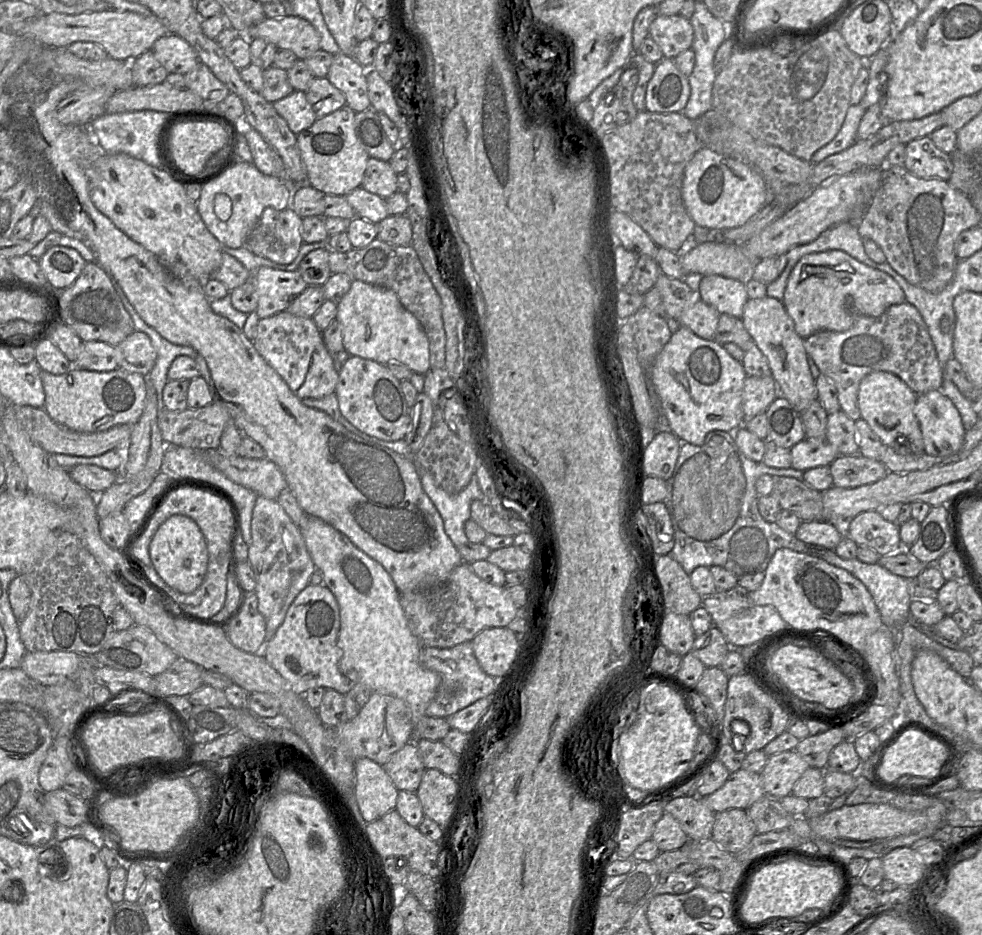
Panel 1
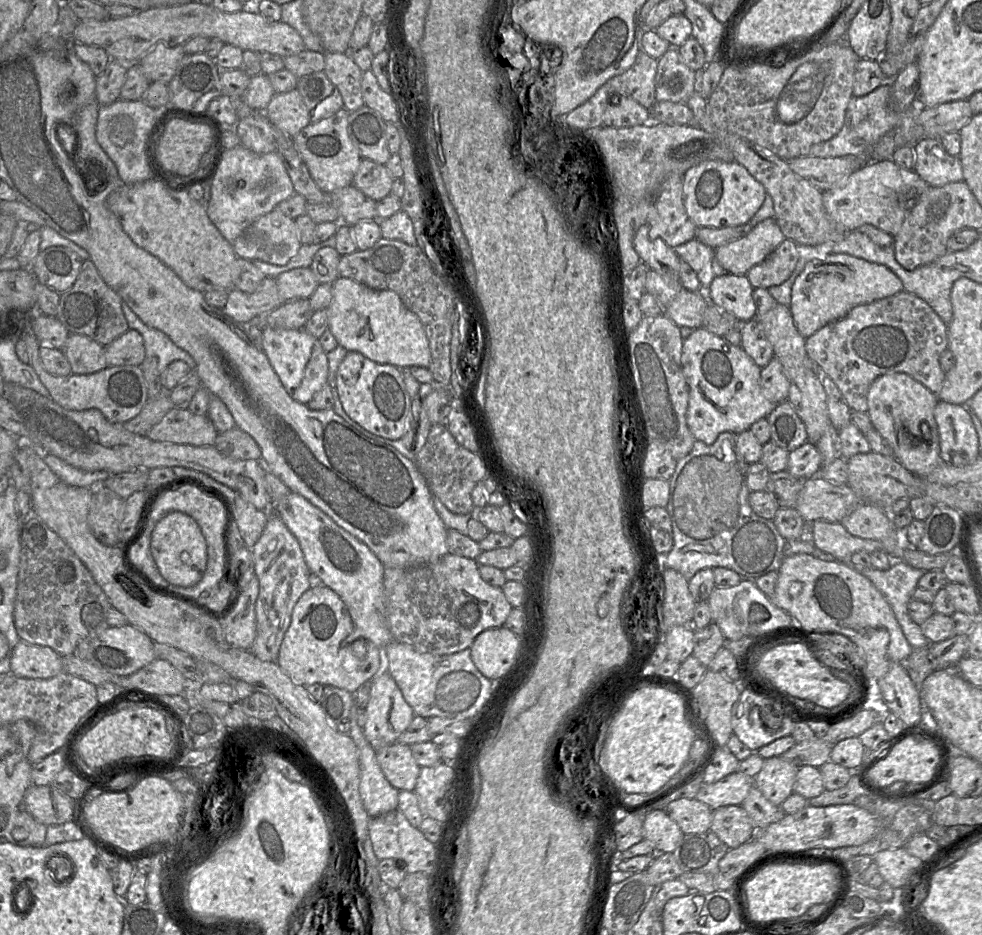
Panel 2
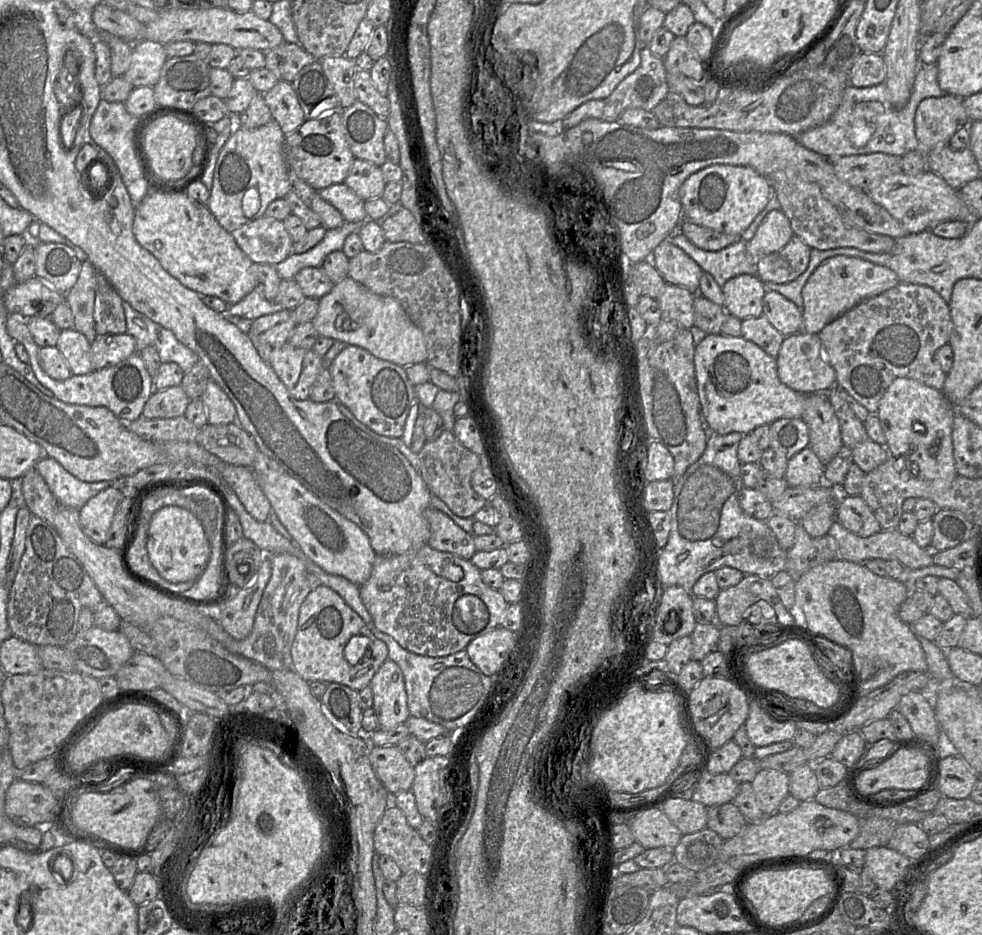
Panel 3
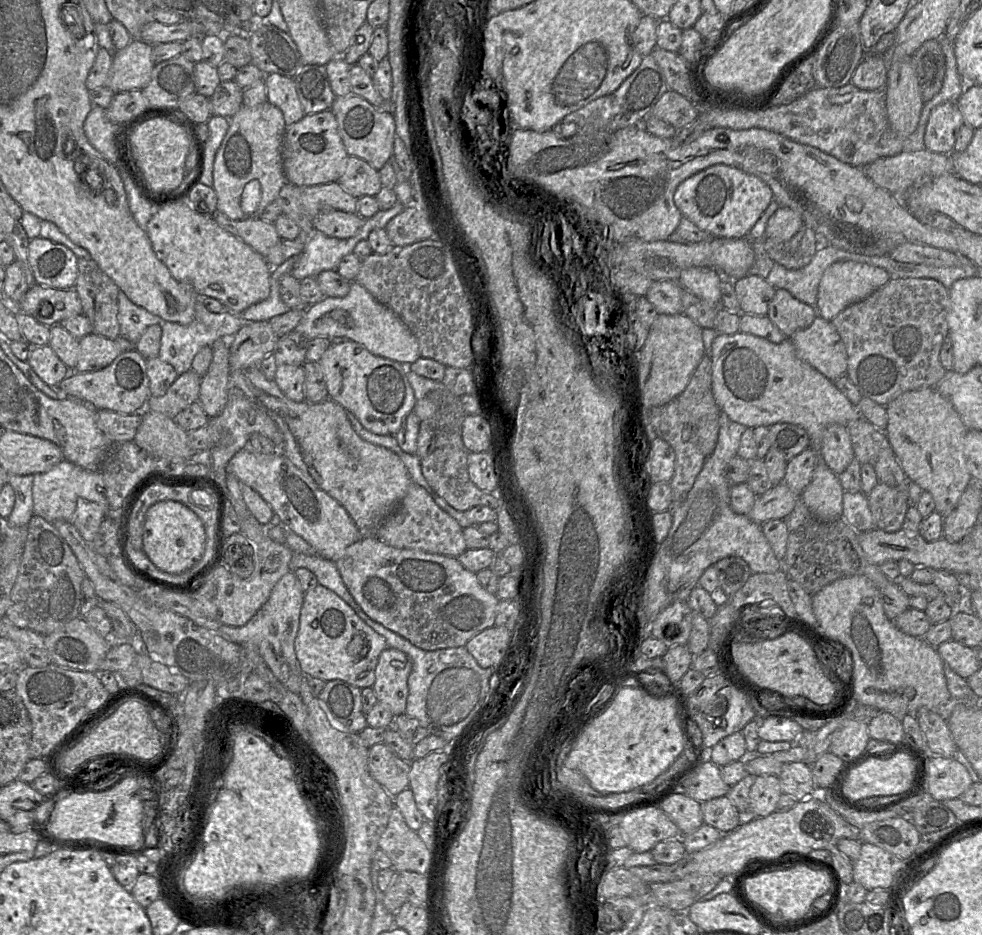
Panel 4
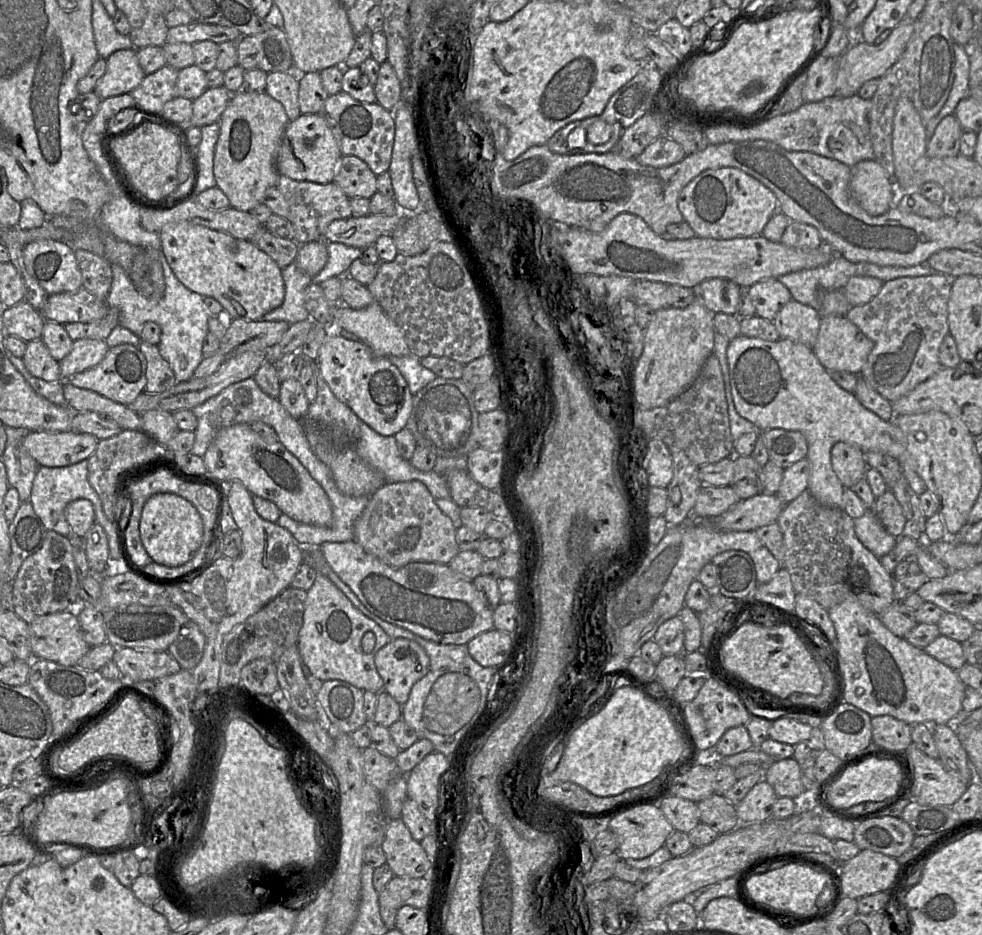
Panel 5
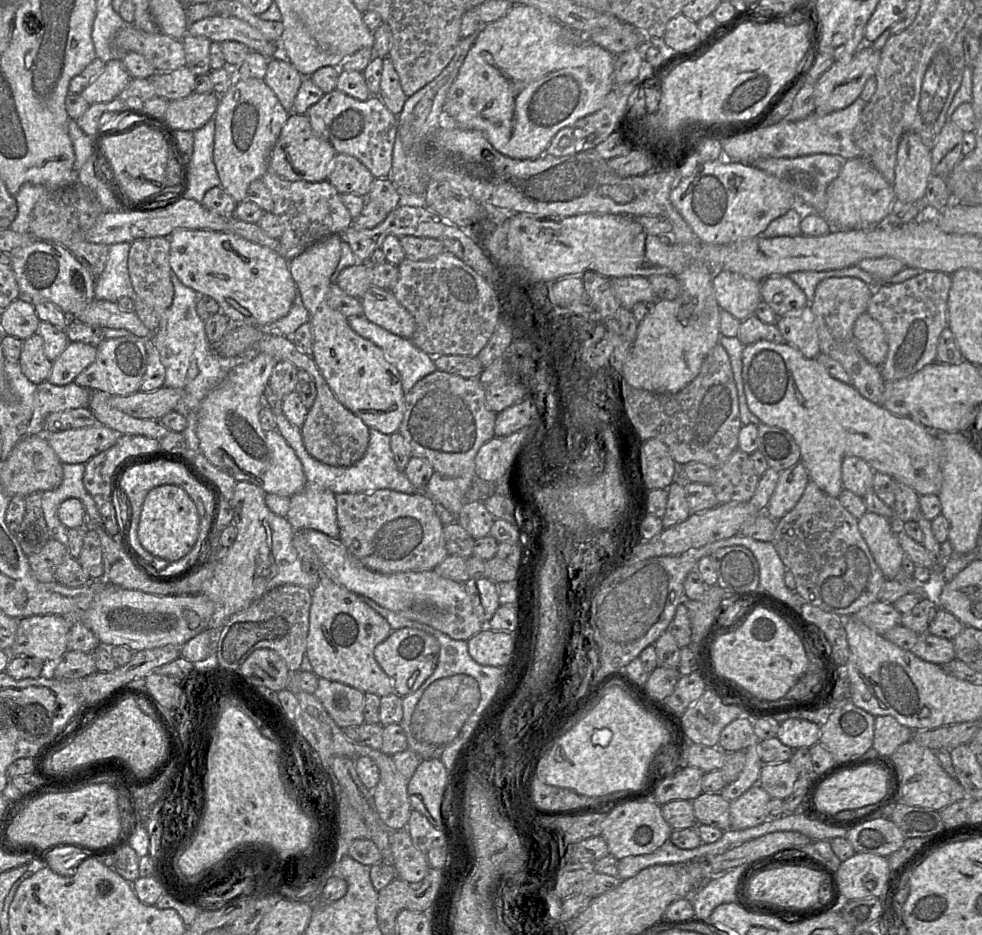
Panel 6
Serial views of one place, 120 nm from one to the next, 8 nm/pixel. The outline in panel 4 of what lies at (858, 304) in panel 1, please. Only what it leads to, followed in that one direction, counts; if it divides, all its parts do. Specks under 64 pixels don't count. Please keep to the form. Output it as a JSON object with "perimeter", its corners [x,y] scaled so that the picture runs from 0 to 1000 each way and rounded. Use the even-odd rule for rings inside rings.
{"perimeter":[[[853,279],[846,282],[836,297],[831,330],[833,338],[846,343],[862,328],[871,325],[899,307],[907,295],[898,287],[870,279]]]}

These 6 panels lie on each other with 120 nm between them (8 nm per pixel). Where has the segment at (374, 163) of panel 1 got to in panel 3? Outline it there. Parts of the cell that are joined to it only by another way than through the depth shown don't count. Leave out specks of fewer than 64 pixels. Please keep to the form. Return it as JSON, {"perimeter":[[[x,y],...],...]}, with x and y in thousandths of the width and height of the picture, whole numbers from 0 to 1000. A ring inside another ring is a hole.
{"perimeter":[[[362,169],[350,197],[373,215],[388,212],[394,195],[390,189],[388,179]]]}

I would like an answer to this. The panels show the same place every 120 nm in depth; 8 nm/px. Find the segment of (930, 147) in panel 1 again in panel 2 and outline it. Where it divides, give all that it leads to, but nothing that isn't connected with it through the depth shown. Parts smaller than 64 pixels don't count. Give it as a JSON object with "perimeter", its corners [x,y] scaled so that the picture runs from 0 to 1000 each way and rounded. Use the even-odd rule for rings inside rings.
{"perimeter":[[[941,147],[930,155],[931,183],[946,199],[961,199],[981,194],[981,182],[976,167],[966,166],[956,148]]]}

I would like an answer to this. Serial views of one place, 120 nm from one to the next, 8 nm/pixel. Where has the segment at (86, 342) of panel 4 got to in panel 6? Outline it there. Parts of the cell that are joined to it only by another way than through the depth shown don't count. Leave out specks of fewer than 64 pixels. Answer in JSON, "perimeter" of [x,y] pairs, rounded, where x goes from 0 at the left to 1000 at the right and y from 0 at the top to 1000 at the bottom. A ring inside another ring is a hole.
{"perimeter":[[[70,366],[64,378],[54,386],[48,407],[58,413],[75,409],[97,386],[98,380],[99,371],[84,366]]]}

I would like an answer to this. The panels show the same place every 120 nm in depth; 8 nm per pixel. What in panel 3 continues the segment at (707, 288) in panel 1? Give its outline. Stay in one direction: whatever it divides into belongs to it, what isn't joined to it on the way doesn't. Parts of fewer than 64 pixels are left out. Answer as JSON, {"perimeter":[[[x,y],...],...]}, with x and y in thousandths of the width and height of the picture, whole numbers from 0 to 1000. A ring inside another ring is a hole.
{"perimeter":[[[755,293],[742,298],[736,306],[736,328],[754,342],[772,340],[777,336],[777,318],[781,311],[772,295]]]}

